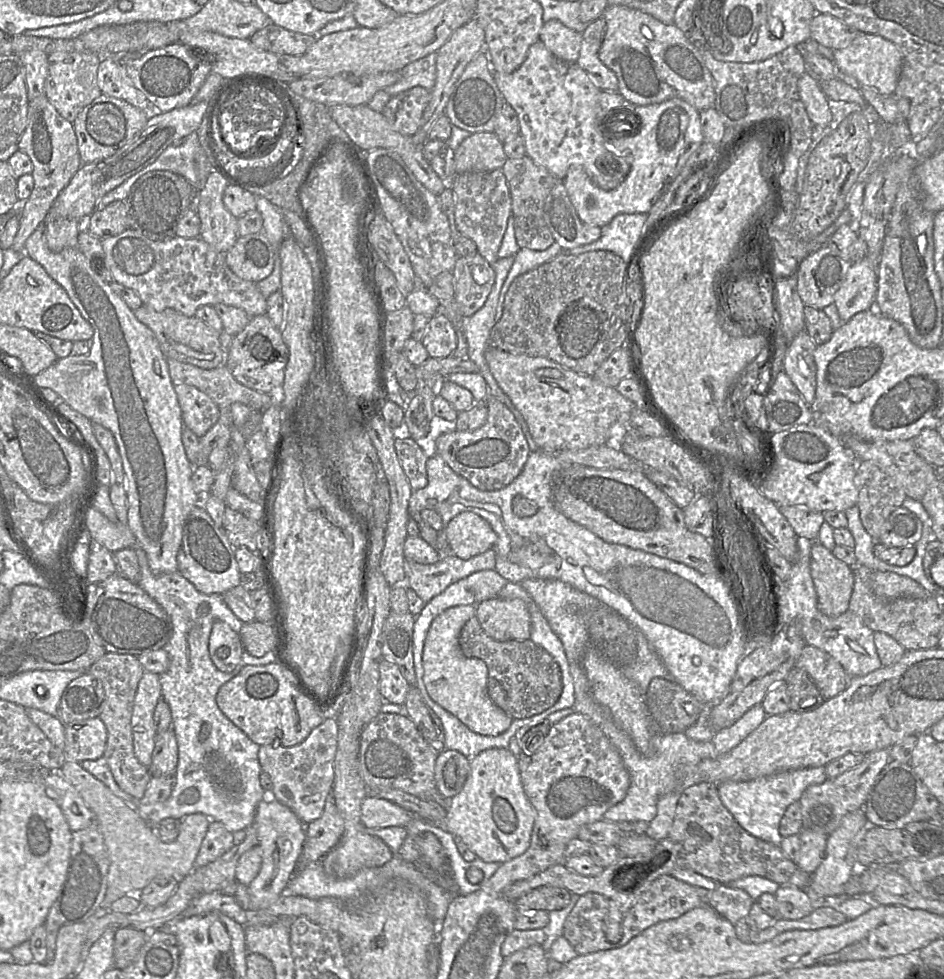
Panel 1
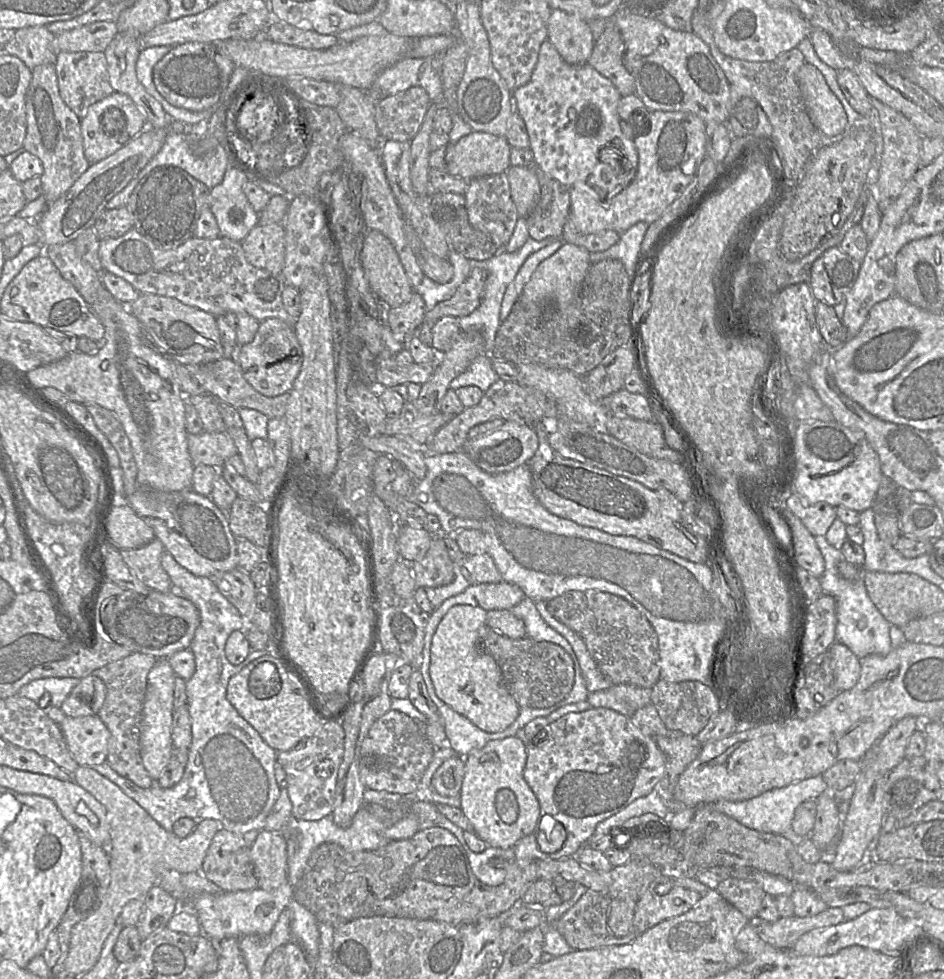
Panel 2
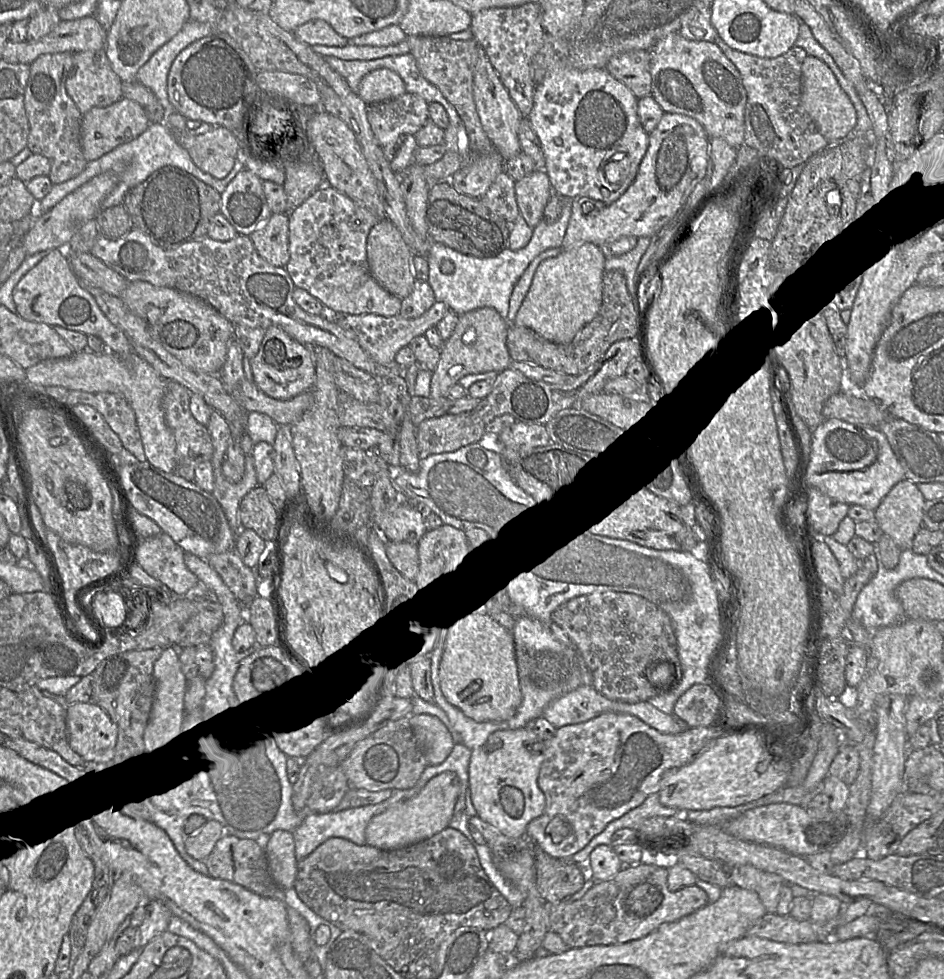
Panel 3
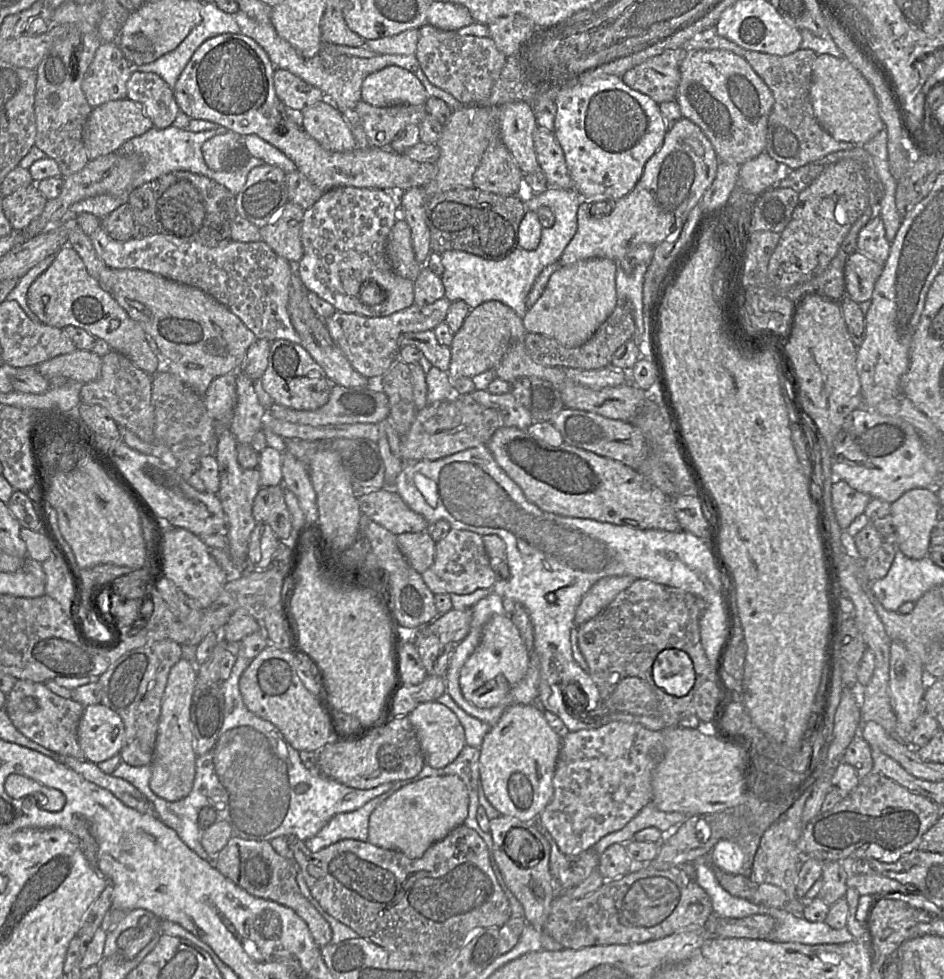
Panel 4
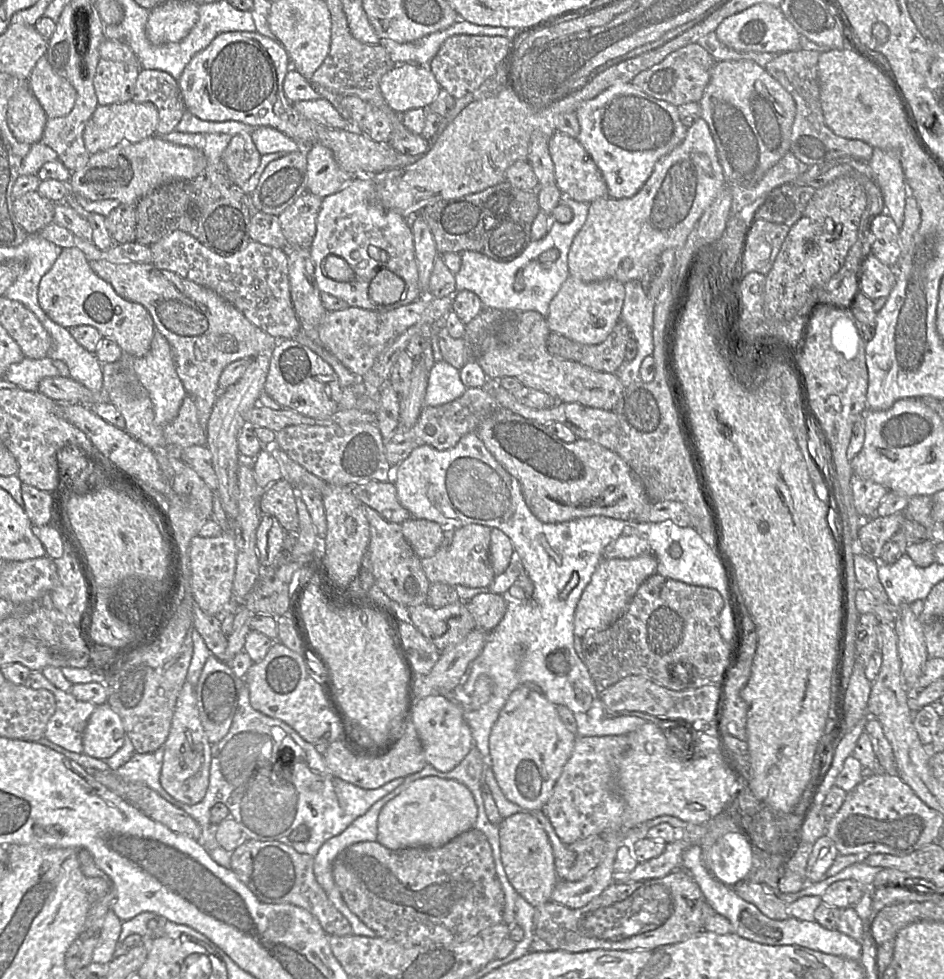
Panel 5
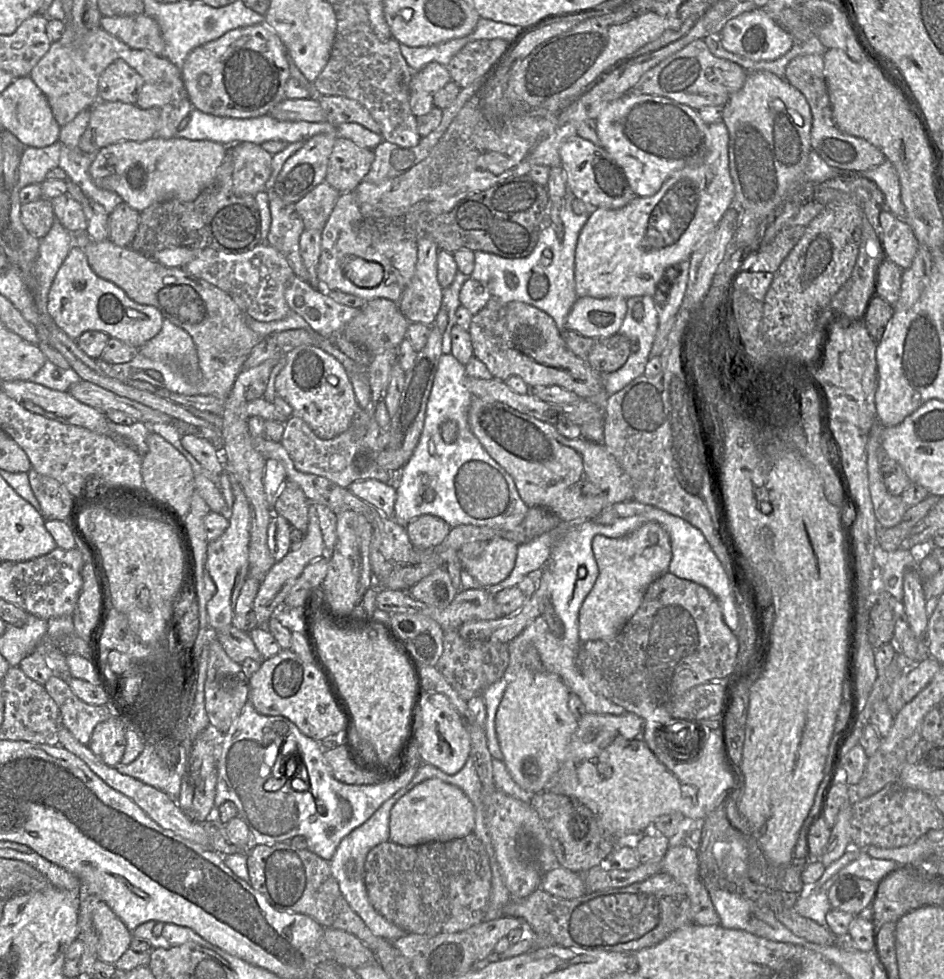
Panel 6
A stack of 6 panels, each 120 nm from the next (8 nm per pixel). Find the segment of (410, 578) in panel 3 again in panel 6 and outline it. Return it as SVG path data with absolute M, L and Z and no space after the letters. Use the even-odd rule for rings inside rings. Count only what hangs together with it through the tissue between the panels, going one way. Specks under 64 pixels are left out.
M424 514L411 520L405 529L414 548L428 549L439 545L451 526L438 516Z

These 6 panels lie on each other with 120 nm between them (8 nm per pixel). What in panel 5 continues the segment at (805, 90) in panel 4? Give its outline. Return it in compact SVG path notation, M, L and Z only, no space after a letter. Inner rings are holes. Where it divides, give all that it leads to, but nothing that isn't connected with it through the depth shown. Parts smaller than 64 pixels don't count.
M807 49L784 52L777 54L765 66L765 70L789 92L795 102L796 113L791 128L789 151L808 166L842 157L869 162L873 154L872 146L858 139L837 136L824 121L818 80L819 55L818 51Z

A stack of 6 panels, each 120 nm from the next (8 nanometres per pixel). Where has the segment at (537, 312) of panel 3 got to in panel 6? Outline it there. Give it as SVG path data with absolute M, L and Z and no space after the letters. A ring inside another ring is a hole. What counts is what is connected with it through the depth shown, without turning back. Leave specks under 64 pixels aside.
M577 297L566 320L566 329L589 338L608 338L618 333L626 313L626 299L621 297Z

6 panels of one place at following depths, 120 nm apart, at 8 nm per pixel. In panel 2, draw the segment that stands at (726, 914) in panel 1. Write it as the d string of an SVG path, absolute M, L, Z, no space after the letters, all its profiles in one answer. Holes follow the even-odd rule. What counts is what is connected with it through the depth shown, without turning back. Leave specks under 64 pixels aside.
M734 877L723 879L716 889L728 903L749 920L758 916L767 895L759 883Z

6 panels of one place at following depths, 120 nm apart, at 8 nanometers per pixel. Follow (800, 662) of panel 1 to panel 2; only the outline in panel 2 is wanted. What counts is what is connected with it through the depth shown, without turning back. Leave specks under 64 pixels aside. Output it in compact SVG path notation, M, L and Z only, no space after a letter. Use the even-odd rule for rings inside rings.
M837 641L829 648L829 654L837 689L841 692L853 688L860 677L860 659Z

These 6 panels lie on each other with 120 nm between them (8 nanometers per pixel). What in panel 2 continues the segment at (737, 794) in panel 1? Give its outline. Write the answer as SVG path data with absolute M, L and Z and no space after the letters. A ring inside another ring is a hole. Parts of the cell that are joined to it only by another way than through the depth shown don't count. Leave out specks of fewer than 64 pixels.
M818 775L798 782L793 782L781 788L769 790L748 800L719 800L713 804L704 804L697 807L713 809L735 819L747 828L769 834L785 836L792 842L796 842L797 837L799 836L797 836L792 829L792 820L796 808L806 800L819 798L823 792L827 791L827 787L828 785L822 775Z

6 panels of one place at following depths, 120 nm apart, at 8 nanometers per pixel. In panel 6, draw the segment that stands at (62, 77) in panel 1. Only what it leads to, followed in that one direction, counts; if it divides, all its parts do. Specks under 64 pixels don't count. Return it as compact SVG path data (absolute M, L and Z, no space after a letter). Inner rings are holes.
M115 60L99 78L99 101L135 104L144 83L140 74L125 61Z

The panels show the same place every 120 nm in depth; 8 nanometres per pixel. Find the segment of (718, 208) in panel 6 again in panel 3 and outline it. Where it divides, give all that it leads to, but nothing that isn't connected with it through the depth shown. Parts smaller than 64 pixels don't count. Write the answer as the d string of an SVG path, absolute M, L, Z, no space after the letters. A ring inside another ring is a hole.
M664 113L656 128L649 134L648 148L639 165L636 178L623 195L611 204L590 200L589 197L572 200L572 213L562 243L562 251L584 243L600 246L622 237L651 238L677 213L695 186L705 177L708 164L708 146L709 136L695 119L682 114ZM585 201L592 201L595 206L594 210L587 215L582 212Z

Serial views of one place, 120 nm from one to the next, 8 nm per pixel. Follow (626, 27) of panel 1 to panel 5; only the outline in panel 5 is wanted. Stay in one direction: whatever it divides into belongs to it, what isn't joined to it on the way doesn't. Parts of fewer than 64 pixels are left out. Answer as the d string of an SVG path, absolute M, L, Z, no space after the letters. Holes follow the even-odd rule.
M751 60L716 62L699 105L700 118L709 126L727 186L755 185L789 151L791 128L796 113L794 99L765 68L757 63Z

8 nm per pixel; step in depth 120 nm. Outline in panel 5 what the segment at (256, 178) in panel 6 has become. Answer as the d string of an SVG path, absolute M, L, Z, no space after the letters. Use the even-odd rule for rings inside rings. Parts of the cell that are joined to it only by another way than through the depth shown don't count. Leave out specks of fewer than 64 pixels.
M248 133L233 135L222 154L232 182L242 186L257 170L261 160L252 137Z

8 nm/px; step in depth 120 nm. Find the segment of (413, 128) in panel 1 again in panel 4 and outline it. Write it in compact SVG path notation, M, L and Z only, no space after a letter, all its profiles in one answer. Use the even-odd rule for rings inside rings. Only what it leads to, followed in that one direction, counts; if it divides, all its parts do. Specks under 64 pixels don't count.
M360 100L356 107L370 146L388 148L396 135L407 125L419 125L427 115L425 104L372 106Z

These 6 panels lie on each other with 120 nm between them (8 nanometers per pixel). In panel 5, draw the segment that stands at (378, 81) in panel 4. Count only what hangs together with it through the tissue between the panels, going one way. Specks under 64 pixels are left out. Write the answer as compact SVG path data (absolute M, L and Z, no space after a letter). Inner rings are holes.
M418 63L396 64L382 76L379 87L389 107L398 113L428 108L441 90L429 66Z

